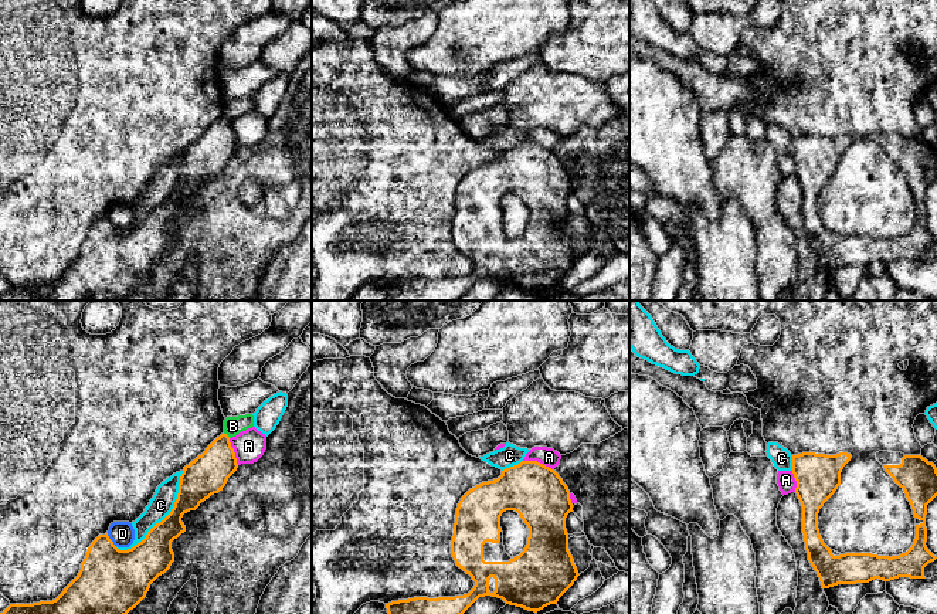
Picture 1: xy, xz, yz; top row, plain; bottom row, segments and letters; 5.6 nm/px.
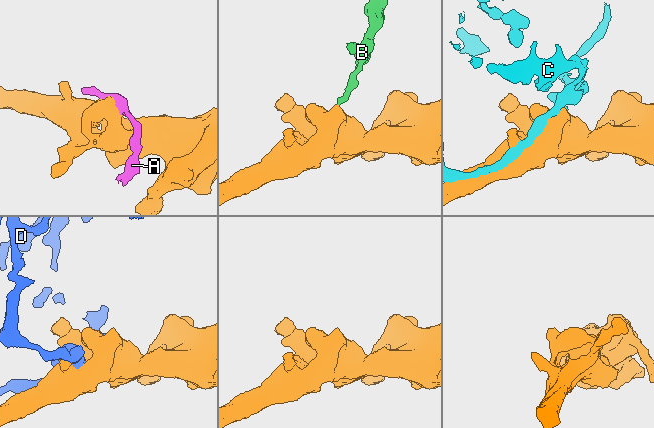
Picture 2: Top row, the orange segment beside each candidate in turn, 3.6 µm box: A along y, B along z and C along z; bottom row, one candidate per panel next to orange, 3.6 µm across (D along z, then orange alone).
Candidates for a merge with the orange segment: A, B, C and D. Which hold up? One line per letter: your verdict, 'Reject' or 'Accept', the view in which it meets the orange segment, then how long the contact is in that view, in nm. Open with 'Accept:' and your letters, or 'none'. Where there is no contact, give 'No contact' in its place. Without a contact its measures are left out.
Accept: none
A: Reject. Touches orange in xz. Shared border 190 nm
B: Reject. Touches orange in xy. Shared border 50 nm
C: Reject. Touches orange in xy. Shared border 600 nm
D: Reject. Touches orange in xy. Shared border 90 nm

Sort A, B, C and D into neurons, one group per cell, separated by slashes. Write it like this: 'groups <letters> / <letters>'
groups A / B / C / D

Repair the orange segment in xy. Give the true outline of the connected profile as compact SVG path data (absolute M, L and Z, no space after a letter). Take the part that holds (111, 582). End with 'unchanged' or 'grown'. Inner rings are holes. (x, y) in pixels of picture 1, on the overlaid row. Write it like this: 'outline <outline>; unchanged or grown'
outline M221 434L184 467L172 512L132 549L119 550L108 533L88 547L78 576L52 601L10 604L0 614L128 614L174 562L172 542L186 532L184 513L218 493L238 464L230 437Z; unchanged

